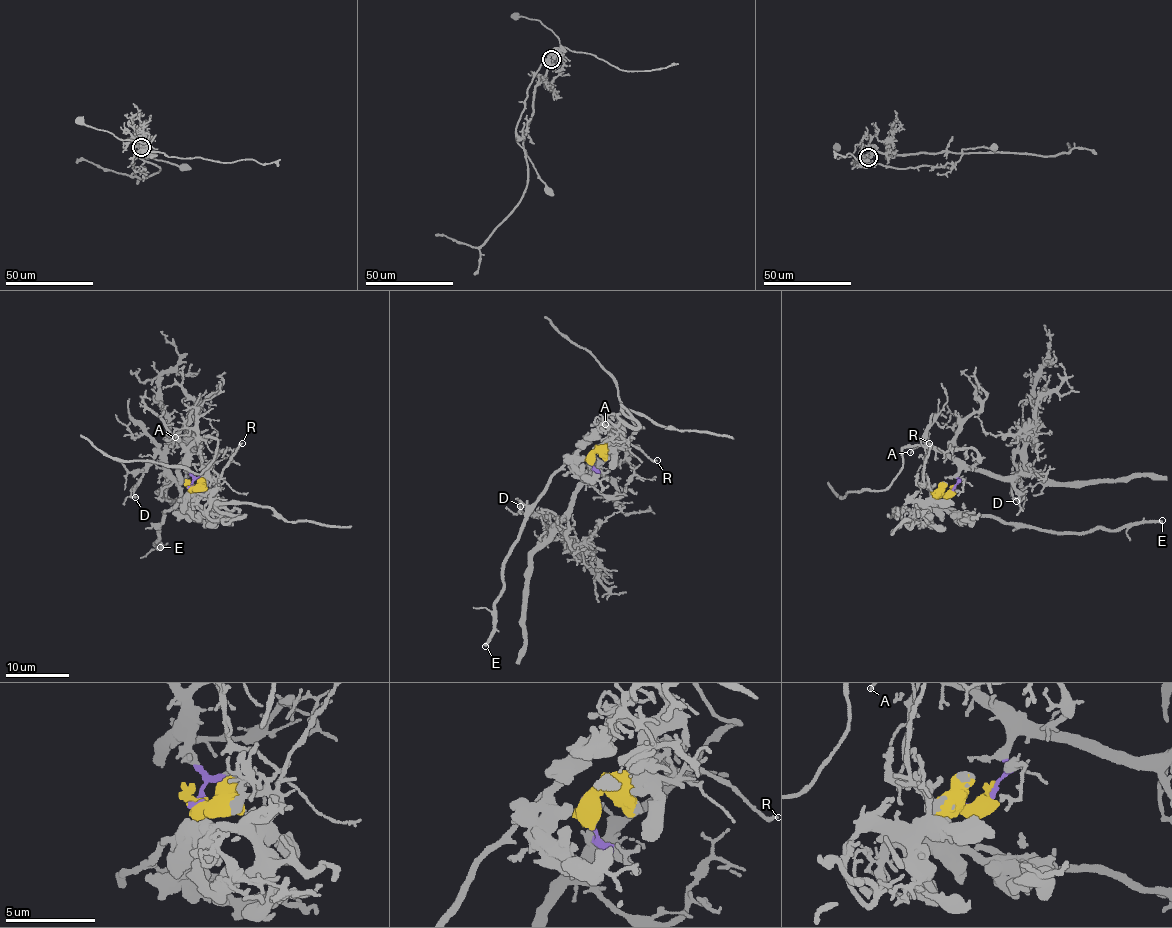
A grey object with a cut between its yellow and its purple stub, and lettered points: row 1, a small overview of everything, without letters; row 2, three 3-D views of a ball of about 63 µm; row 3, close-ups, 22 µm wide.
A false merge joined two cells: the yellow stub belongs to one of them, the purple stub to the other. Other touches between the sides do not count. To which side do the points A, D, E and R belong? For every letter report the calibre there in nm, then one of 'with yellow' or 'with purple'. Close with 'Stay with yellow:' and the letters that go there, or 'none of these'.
A: calibre 130 nm; with purple
D: calibre 130 nm; with purple
E: calibre 360 nm; with yellow
R: calibre 200 nm; with yellow
Stay with yellow: E, R

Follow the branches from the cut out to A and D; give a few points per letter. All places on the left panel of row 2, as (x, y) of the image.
A: (188, 488), (192, 479), (185, 454), (197, 434), (192, 429), (175, 437)
D: (188, 488), (192, 479), (187, 464), (181, 466), (182, 476), (175, 480), (158, 454), (137, 484), (135, 497)

